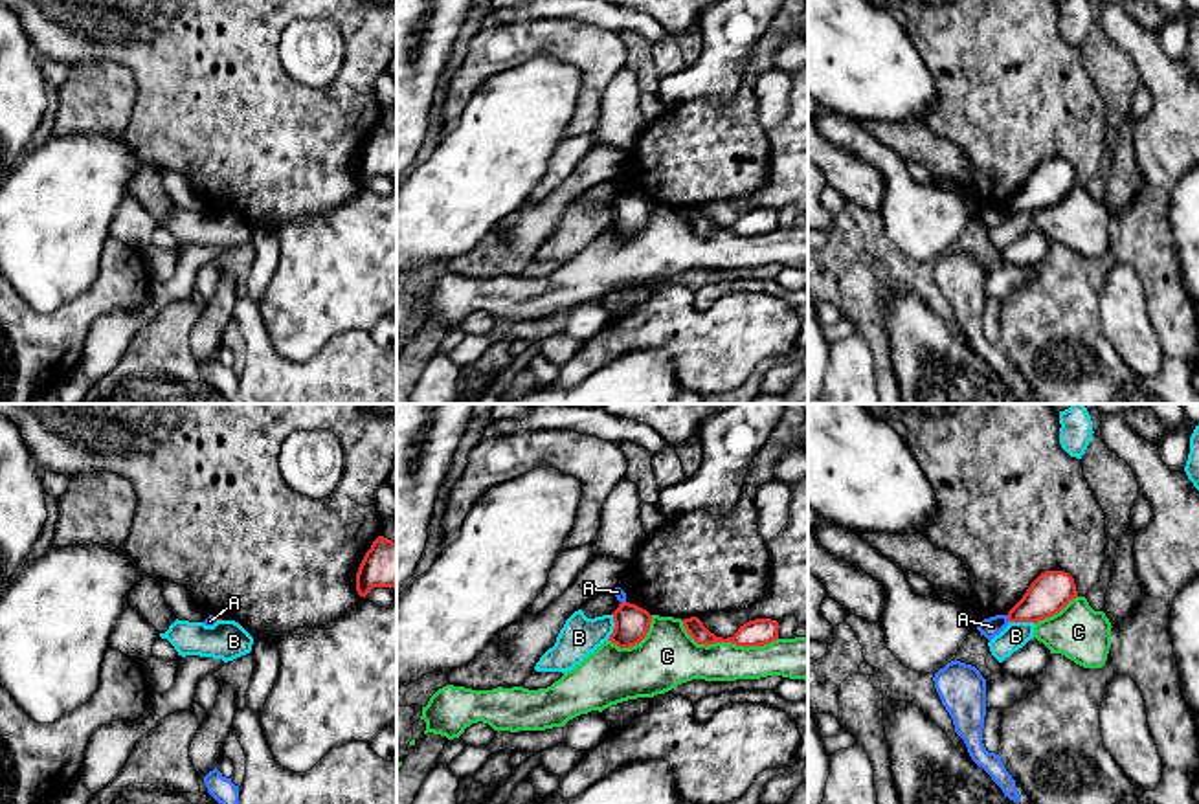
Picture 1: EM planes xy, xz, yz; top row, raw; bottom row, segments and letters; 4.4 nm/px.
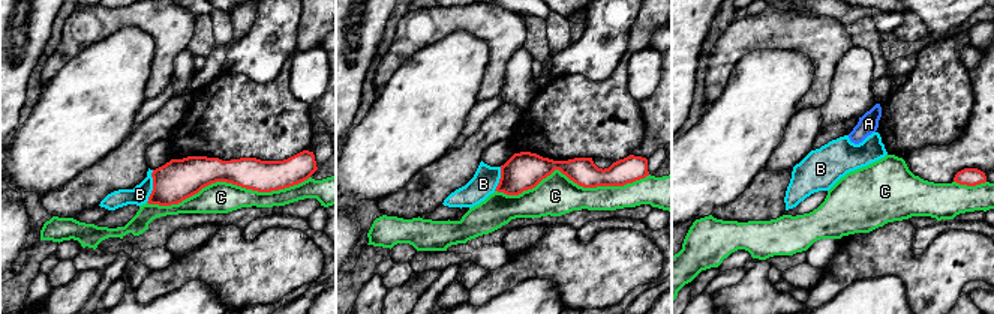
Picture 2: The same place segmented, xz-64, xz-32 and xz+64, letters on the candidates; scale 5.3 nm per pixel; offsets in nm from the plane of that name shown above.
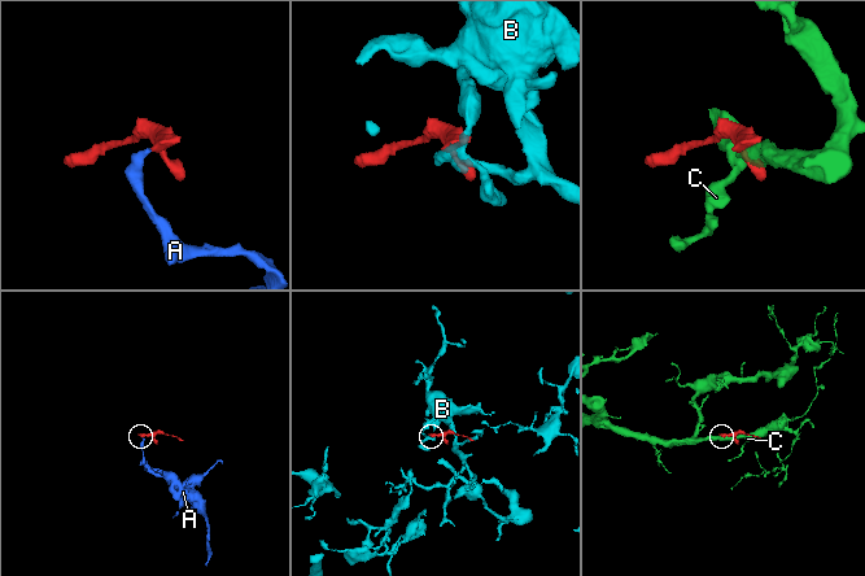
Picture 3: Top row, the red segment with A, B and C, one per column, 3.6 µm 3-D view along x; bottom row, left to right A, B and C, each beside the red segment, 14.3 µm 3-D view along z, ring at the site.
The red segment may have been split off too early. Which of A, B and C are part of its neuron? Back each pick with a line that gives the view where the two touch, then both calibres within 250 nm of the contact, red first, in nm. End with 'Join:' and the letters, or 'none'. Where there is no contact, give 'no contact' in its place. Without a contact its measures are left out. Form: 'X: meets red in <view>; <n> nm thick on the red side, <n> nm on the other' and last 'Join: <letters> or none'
Join: none

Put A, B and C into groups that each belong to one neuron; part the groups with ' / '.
A / B / C

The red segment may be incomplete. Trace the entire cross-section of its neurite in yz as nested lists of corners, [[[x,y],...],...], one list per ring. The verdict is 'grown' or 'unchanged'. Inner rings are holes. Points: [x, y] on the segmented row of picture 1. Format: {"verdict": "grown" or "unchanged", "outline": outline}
{"verdict": "unchanged", "outline": [[[1045,571],[1008,611],[1010,622],[1039,622],[1059,613],[1078,597],[1074,578],[1065,571]]]}

